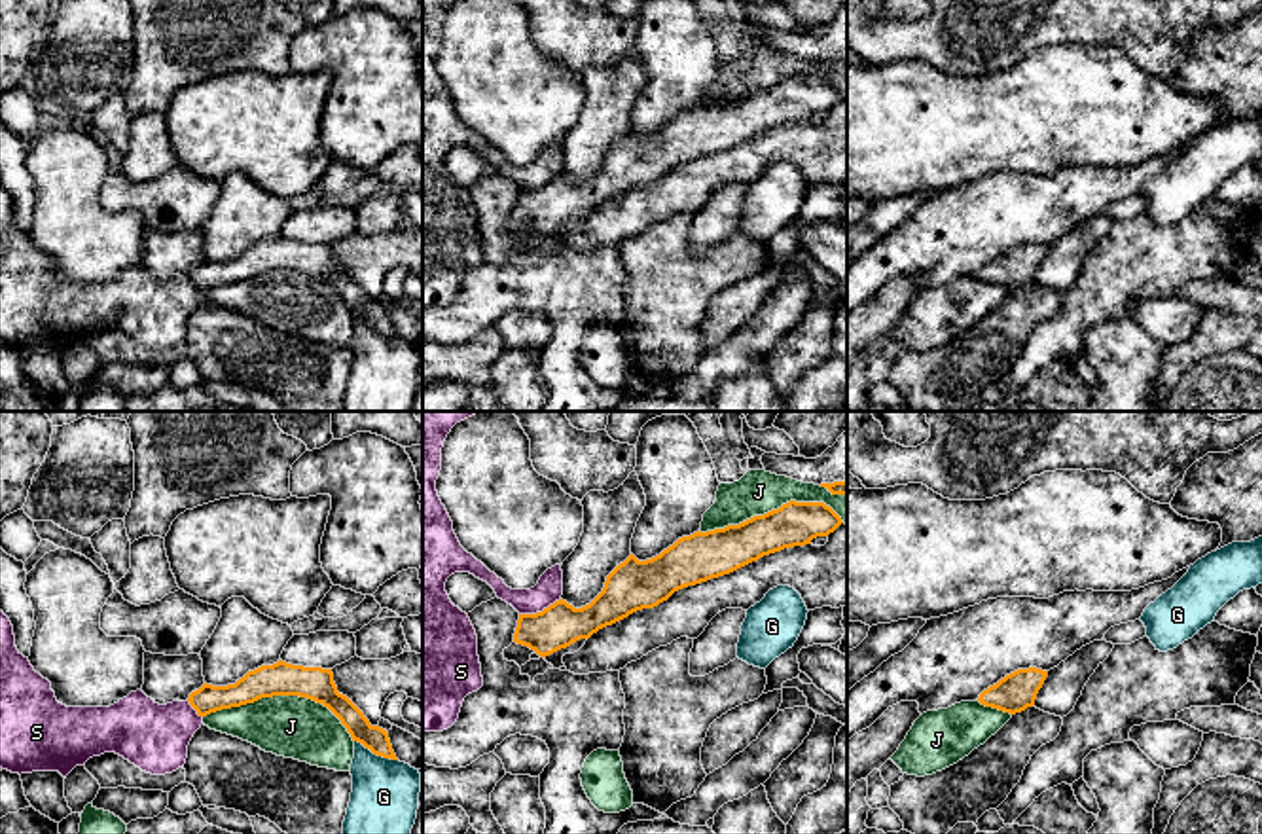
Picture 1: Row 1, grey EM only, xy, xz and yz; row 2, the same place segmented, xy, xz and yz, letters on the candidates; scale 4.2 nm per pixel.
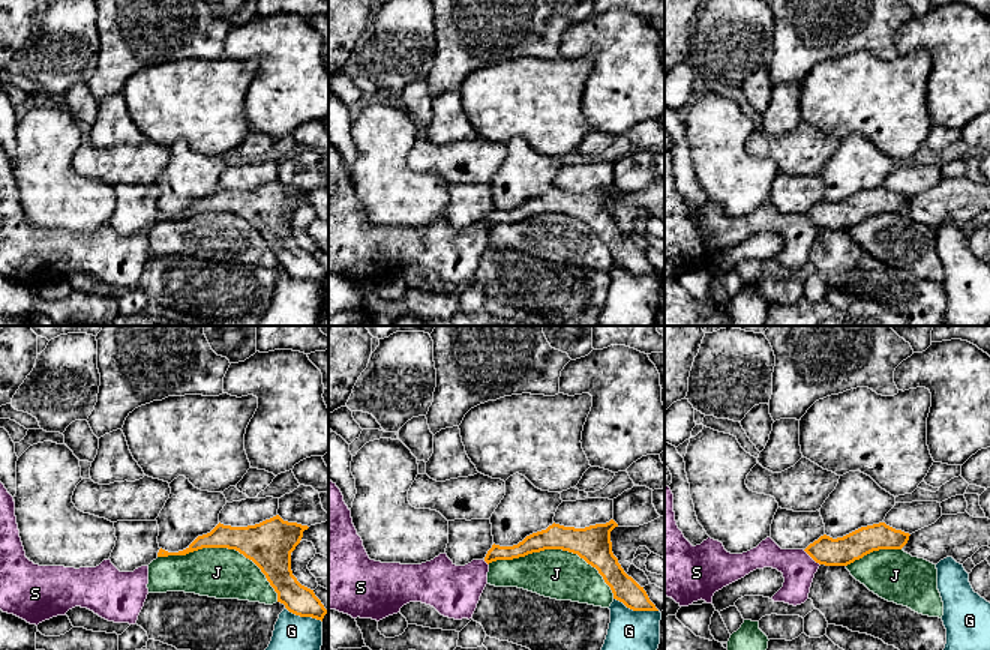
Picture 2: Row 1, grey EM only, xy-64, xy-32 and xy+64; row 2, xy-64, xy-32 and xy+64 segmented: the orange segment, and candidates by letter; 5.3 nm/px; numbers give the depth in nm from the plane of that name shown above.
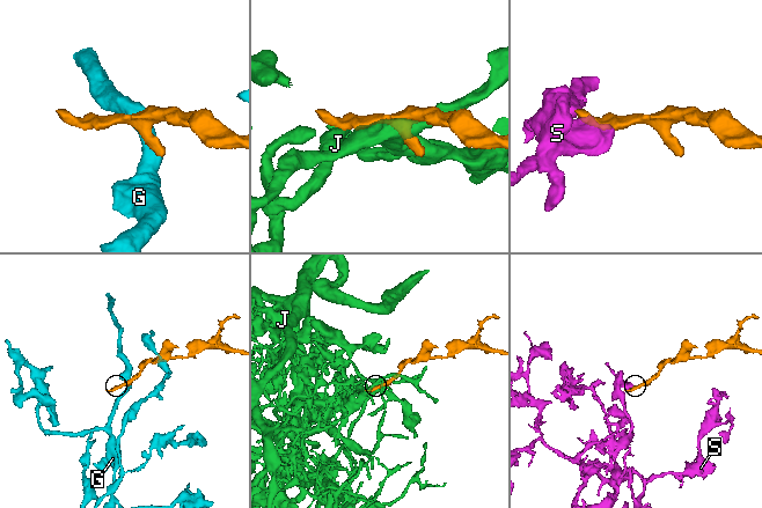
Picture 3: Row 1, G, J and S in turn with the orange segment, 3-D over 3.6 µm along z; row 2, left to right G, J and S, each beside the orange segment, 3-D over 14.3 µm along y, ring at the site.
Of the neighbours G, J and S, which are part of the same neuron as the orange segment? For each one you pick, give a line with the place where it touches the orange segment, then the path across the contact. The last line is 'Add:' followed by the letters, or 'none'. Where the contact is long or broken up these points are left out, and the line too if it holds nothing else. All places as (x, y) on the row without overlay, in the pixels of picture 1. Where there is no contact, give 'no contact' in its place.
S: contact xz (539, 188)
Add: S

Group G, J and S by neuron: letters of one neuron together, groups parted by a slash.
G / J / S

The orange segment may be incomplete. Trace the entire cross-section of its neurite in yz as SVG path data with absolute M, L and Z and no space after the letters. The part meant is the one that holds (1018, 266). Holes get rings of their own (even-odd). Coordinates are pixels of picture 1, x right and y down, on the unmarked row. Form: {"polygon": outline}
{"polygon": "M1037 243L1018 245L983 265L978 277L1010 290L1021 288L1035 281L1046 252L1048 246Z"}

